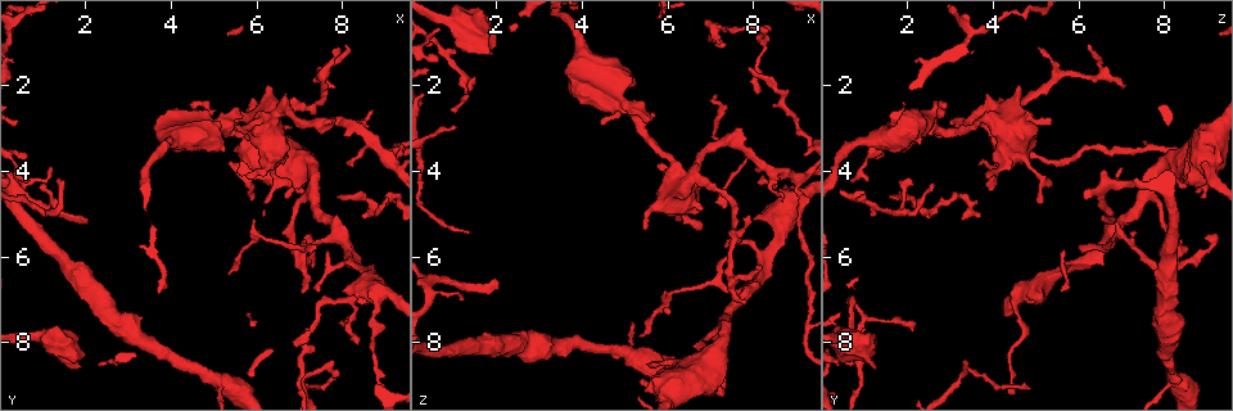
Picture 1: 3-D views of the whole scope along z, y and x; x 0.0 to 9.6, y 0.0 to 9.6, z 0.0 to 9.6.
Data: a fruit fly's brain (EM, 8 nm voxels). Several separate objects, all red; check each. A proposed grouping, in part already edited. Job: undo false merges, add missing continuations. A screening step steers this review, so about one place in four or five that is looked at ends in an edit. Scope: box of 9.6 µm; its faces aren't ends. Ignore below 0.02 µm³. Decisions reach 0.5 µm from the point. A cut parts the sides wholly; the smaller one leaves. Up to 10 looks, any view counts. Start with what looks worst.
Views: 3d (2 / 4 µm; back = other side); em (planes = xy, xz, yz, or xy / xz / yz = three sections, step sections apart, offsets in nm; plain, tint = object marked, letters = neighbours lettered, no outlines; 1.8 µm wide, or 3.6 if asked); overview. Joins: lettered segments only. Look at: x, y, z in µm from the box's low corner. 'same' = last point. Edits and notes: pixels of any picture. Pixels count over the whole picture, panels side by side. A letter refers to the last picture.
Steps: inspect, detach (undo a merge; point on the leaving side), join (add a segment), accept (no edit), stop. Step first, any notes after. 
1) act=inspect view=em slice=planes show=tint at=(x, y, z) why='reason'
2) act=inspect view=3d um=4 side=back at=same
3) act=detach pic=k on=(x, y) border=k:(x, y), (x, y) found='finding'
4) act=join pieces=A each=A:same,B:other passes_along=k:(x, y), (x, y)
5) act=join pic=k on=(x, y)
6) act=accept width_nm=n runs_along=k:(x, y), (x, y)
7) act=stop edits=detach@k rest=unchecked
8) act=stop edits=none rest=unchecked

act=inspect view=em slice=planes show=letters at=(6.95, 2.50, 4.35)

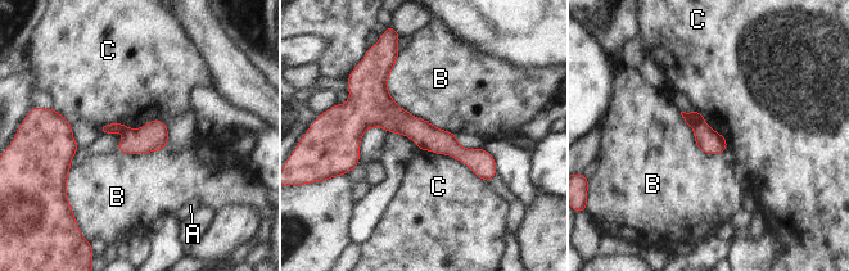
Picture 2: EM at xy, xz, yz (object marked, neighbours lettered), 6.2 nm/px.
act=detach pic=2 on=(394, 113) longest_contact=B:600nm each=A:other,B:other,C:other part_leaving=2:(412, 125), (492, 171) found='two neurons meet here'

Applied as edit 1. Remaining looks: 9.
act=inspect view=em slice=xy step=8 show=tint at=(5.10, 8.90, 8.25) why='side arm on a straight run'

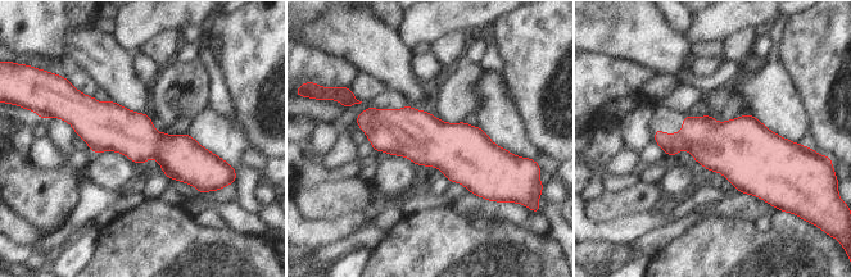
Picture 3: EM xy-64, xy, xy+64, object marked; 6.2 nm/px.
act=inspect view=em slice=planes show=letters at=same why='another direction'

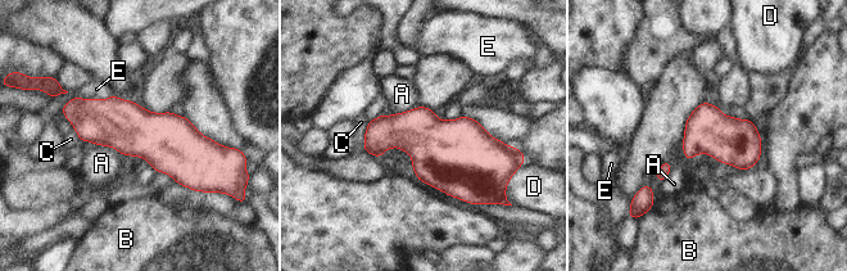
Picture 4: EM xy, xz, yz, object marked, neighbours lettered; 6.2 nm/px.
act=accept longest_contact=E:360nm each=A:other,B:other,C:other,D:other,E:other found='continuous, no second neuron'

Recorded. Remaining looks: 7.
act=inspect view=em um=3.6 slice=yz step=4 show=tint at=(8.75, 5.00, 2.50) why='sharp bend'

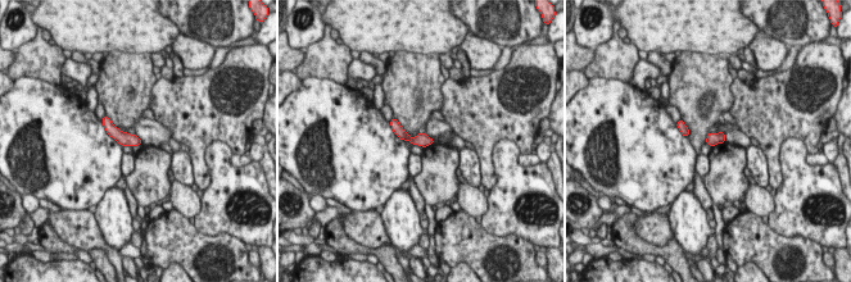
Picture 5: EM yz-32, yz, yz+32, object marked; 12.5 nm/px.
act=inspect view=em um=3.6 slice=planes show=letters at=same

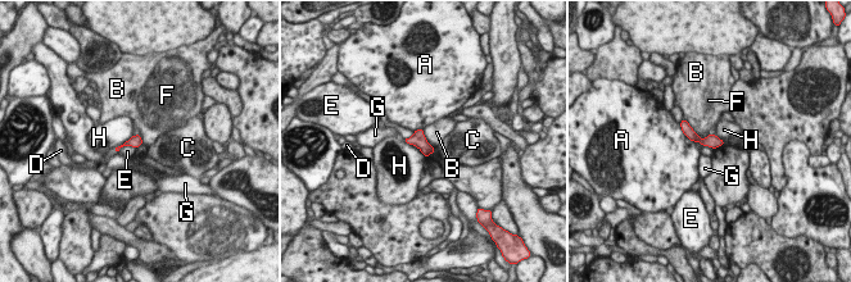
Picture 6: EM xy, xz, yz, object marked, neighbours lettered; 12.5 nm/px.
act=join pieces=D longest_contact=B:380nm each=A:other,B:other,C:other,D:same,E:other,F:other,G:other,H:other passes_along=6:(132, 142), (114, 150), (100, 164) found='the neuron continues'

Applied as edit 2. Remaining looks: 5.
act=stop edits=detach@2,join@6 rest=unchecked

